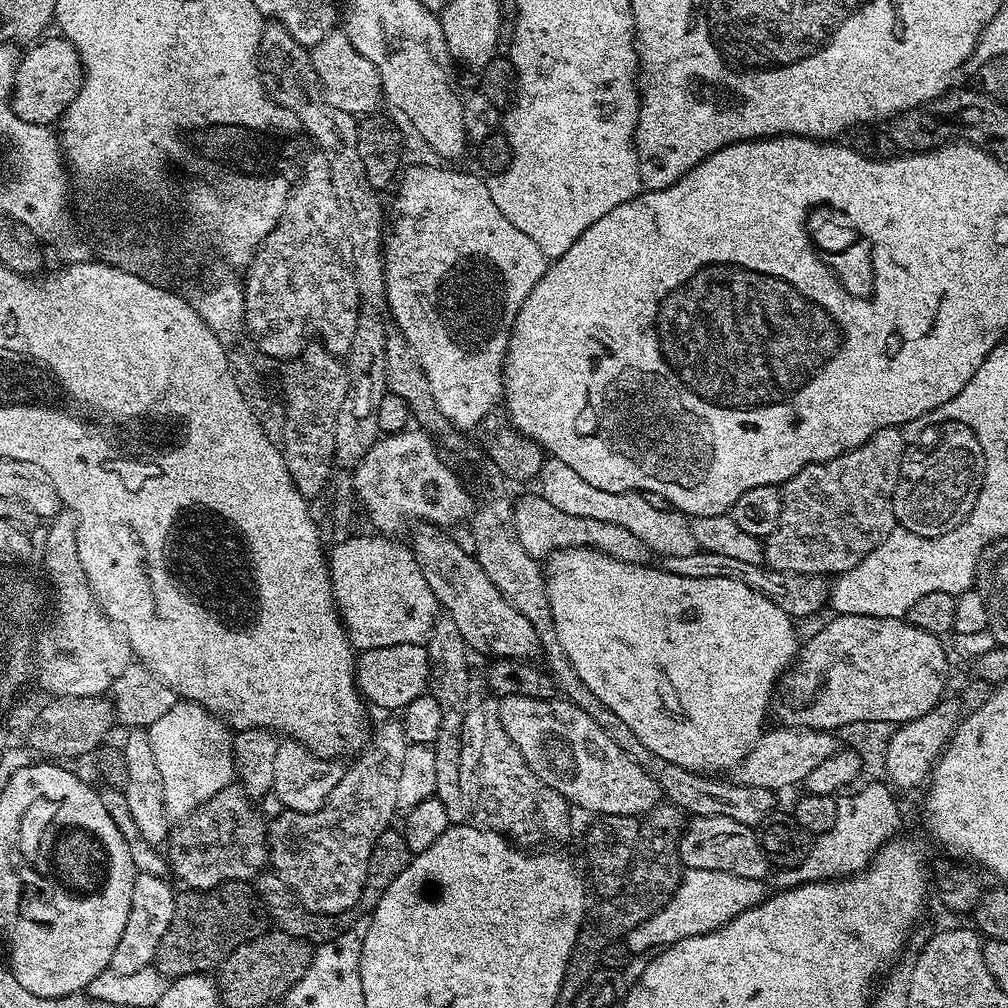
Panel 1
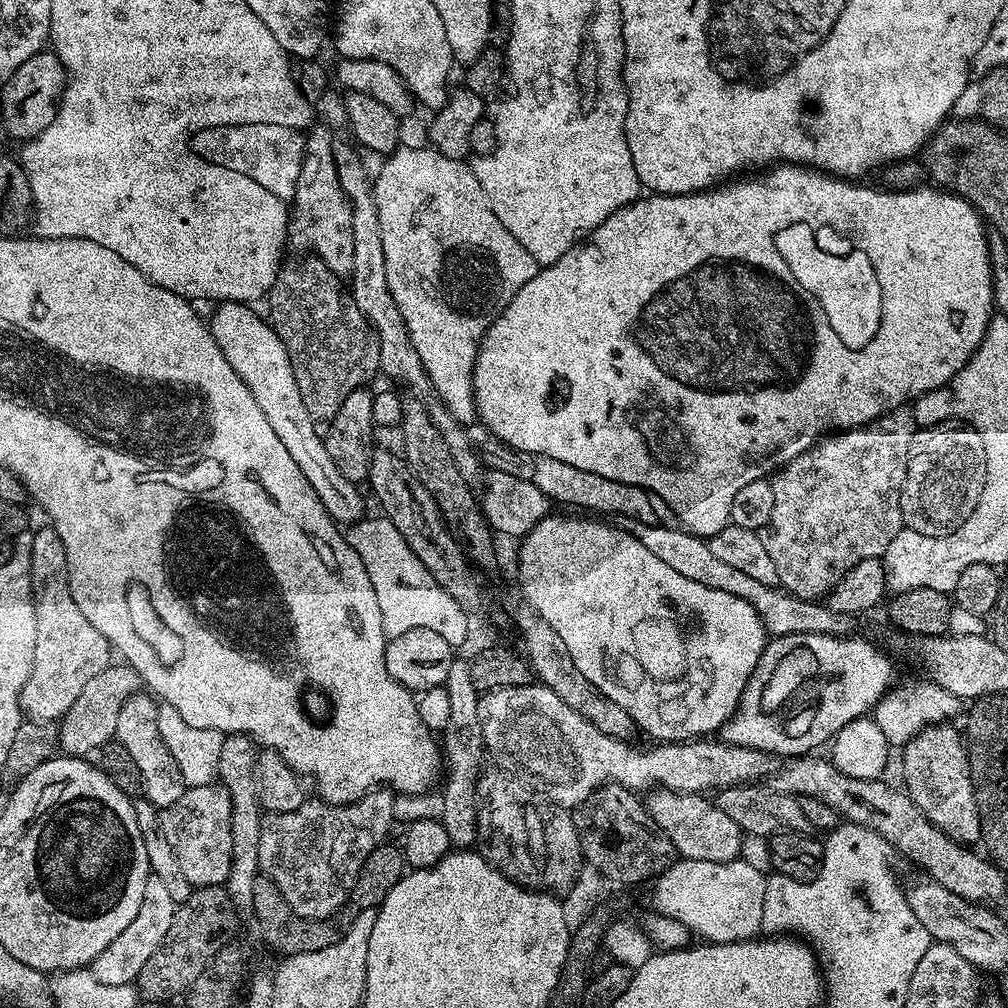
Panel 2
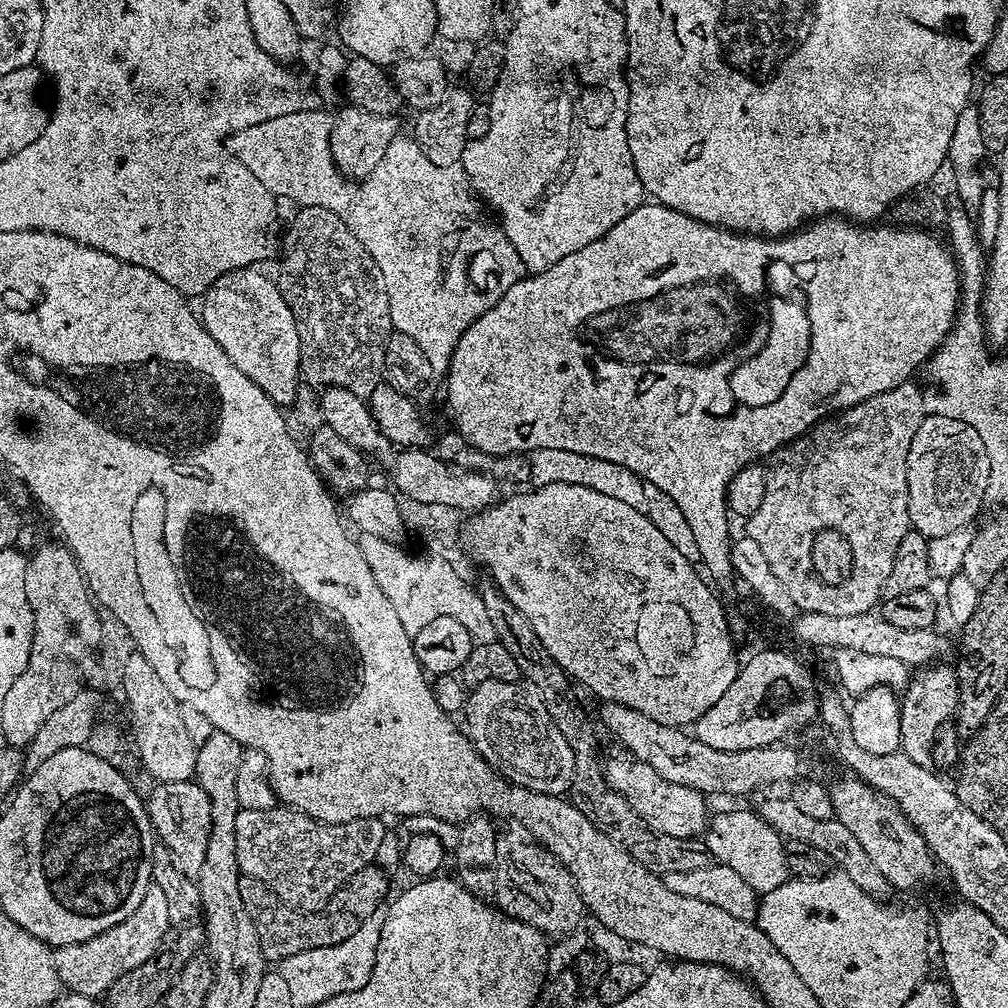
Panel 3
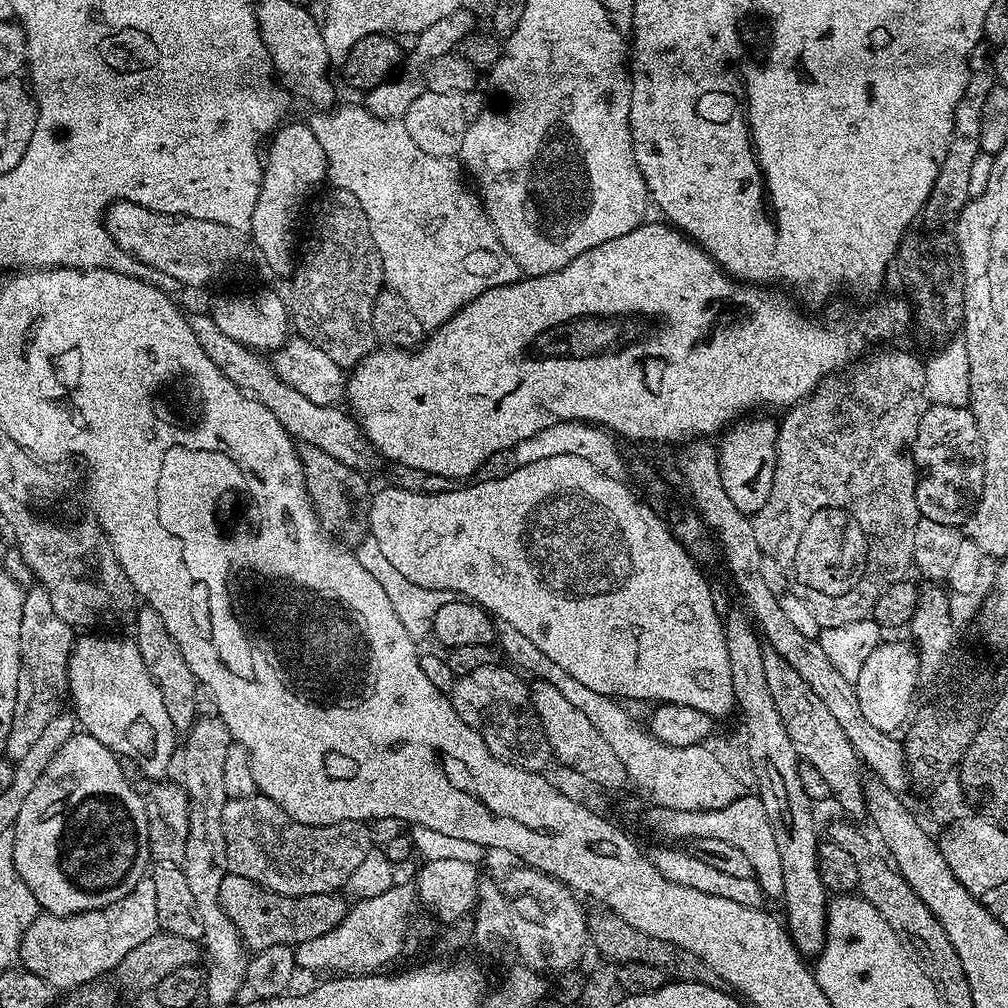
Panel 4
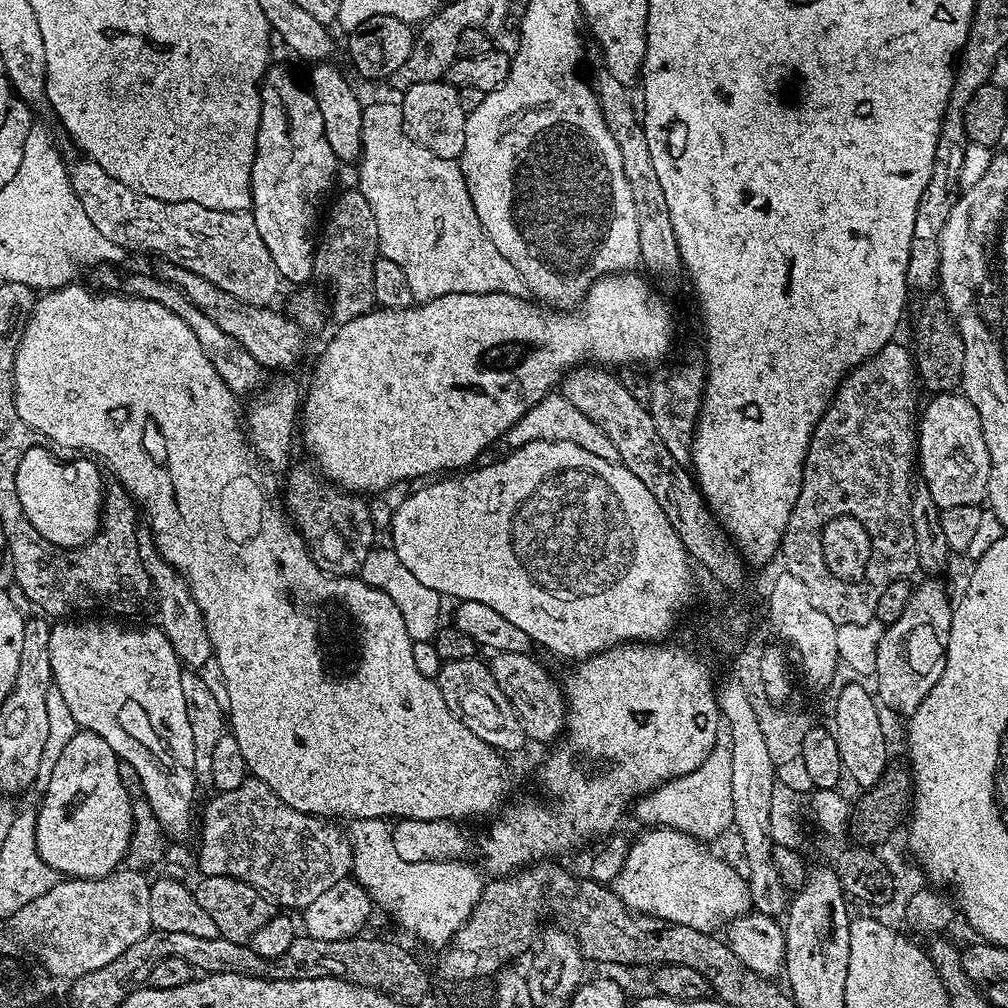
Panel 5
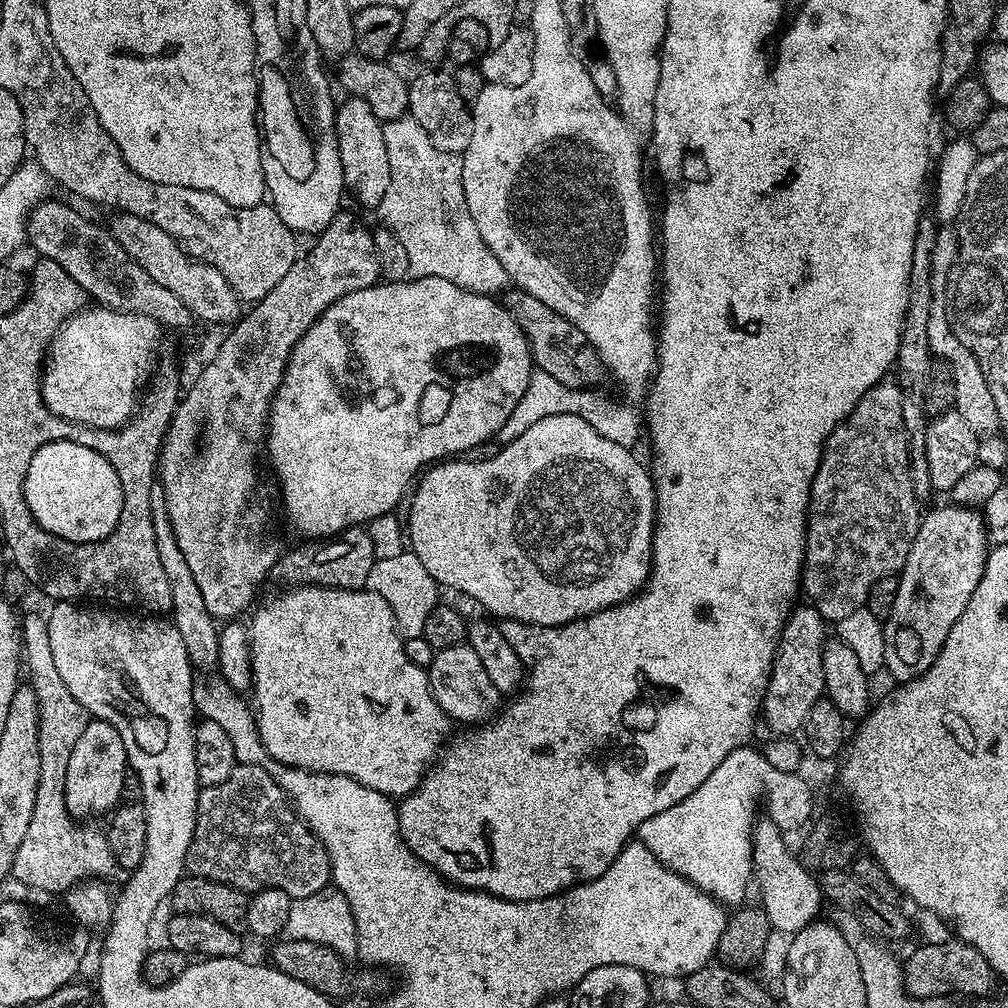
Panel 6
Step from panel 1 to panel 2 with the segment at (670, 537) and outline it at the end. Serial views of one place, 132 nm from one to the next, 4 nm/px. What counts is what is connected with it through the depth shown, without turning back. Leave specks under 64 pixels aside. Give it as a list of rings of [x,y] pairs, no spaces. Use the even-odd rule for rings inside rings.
[[[537,456],[532,481],[534,486],[538,486],[538,490],[542,490],[542,494],[548,496],[549,501],[556,503],[557,500],[560,504],[573,504],[576,508],[585,508],[588,511],[585,513],[588,514],[603,514],[608,518],[625,516],[643,524],[654,524],[658,520],[657,505],[653,497],[637,484],[614,482],[610,478],[602,478],[602,474],[590,474],[590,470],[578,470],[578,466],[570,466],[570,462],[558,462],[558,458]]]

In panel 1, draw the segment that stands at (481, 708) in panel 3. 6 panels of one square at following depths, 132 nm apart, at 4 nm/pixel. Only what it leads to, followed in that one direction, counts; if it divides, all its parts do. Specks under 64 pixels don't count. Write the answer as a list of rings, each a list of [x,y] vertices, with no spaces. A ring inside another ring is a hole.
[[[505,696],[499,703],[502,726],[506,734],[510,734],[514,746],[518,746],[522,758],[526,758],[526,762],[538,774],[540,780],[546,782],[546,786],[558,790],[558,794],[562,794],[562,798],[566,798],[569,805],[576,807],[577,804],[596,816],[622,814],[640,818],[661,803],[662,791],[658,781],[637,760],[626,755],[618,746],[618,742],[614,742],[614,738],[610,738],[610,734],[606,734],[606,730],[602,730],[602,726],[598,726],[594,718],[590,718],[590,714],[578,710],[578,706],[574,706],[569,700]],[[776,726],[773,732],[772,729],[765,731],[759,742],[745,754],[744,763],[738,768],[738,780],[746,786],[762,786],[766,790],[779,793],[780,788],[803,785],[805,778],[837,751],[838,740],[831,732]]]

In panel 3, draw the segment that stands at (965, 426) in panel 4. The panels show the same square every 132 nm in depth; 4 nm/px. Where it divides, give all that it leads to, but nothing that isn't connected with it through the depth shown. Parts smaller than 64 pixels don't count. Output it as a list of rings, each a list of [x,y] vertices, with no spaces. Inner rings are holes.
[[[925,415],[922,426],[918,426],[910,442],[908,469],[906,470],[911,527],[929,538],[954,534],[954,530],[969,527],[973,523],[971,520],[979,514],[980,507],[986,504],[989,478],[990,458],[974,426],[966,422],[958,422],[954,418]]]

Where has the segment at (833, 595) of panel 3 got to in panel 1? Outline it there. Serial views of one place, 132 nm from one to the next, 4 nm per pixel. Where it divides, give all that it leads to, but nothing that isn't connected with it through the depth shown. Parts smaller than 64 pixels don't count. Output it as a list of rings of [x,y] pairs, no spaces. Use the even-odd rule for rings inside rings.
[[[899,427],[878,430],[862,446],[844,452],[838,458],[821,464],[811,464],[794,478],[787,480],[780,488],[782,494],[782,518],[778,526],[764,544],[764,558],[767,567],[786,570],[794,574],[827,577],[828,572],[839,574],[848,572],[862,558],[870,555],[879,544],[897,527],[892,495],[900,477],[900,467],[904,461],[906,443]]]

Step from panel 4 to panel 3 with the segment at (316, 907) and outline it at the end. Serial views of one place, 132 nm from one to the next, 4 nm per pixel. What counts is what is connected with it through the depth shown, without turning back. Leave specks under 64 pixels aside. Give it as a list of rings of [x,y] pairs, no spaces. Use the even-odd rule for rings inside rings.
[[[377,863],[367,864],[341,888],[334,890],[326,906],[322,906],[322,910],[317,912],[299,912],[286,906],[265,884],[258,882],[258,878],[241,875],[238,890],[254,922],[254,930],[258,934],[265,961],[279,962],[294,954],[302,954],[302,950],[338,946],[338,942],[346,942],[346,938],[350,938],[350,934],[354,934],[354,930],[358,930],[358,926],[362,926],[362,922],[366,922],[366,918],[370,918],[370,914],[374,914],[389,899],[388,880],[389,873]]]

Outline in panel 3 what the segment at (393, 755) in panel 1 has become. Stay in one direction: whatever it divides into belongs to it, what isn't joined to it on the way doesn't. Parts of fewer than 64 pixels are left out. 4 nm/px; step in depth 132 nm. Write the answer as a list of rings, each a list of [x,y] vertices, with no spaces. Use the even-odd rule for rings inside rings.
[[[287,806],[270,810],[241,808],[234,818],[234,850],[243,875],[258,878],[286,906],[299,912],[317,912],[350,877],[378,854],[386,825],[371,816],[341,824],[319,824]]]

